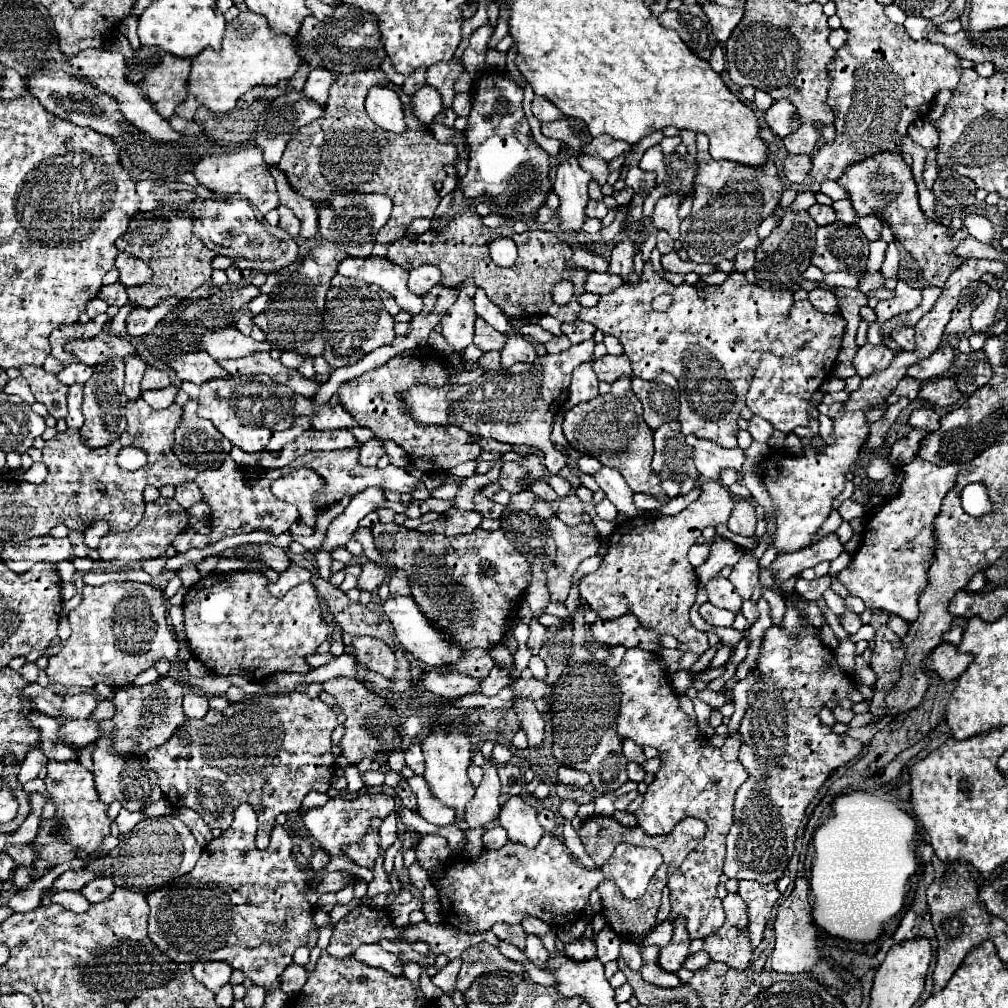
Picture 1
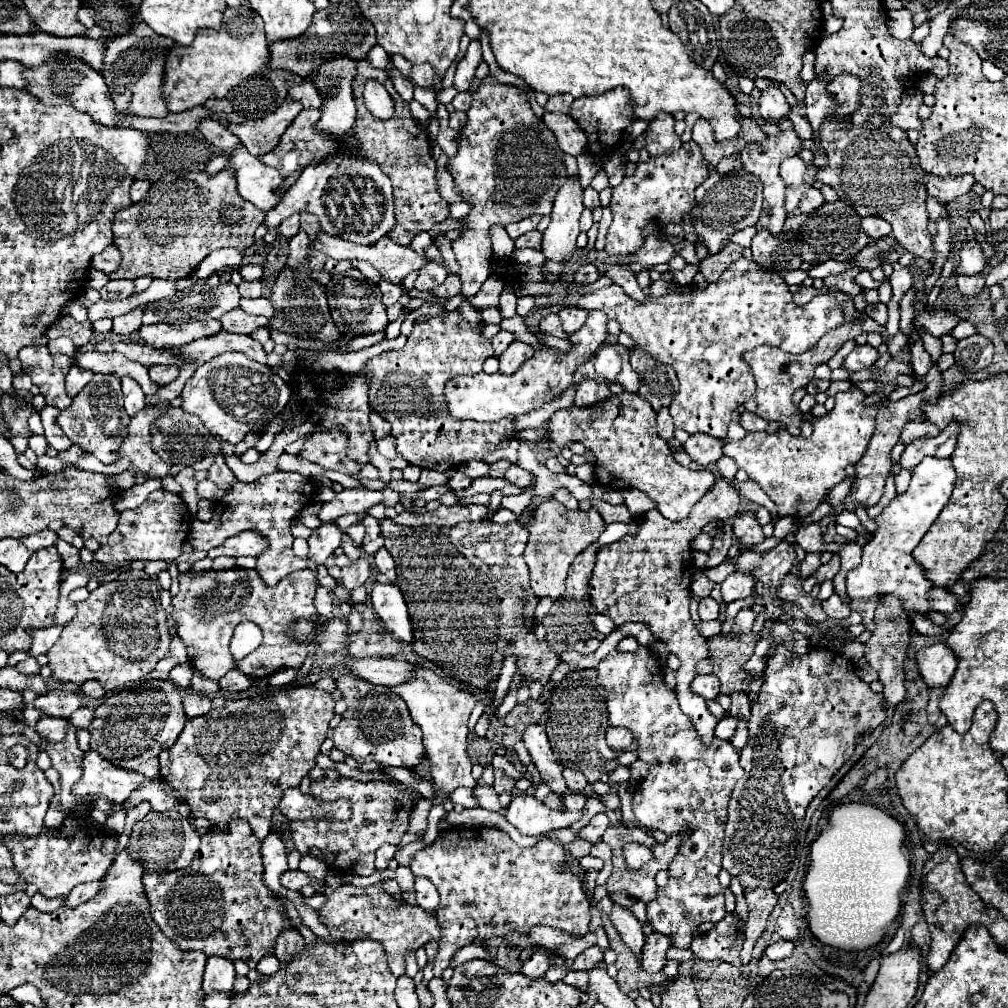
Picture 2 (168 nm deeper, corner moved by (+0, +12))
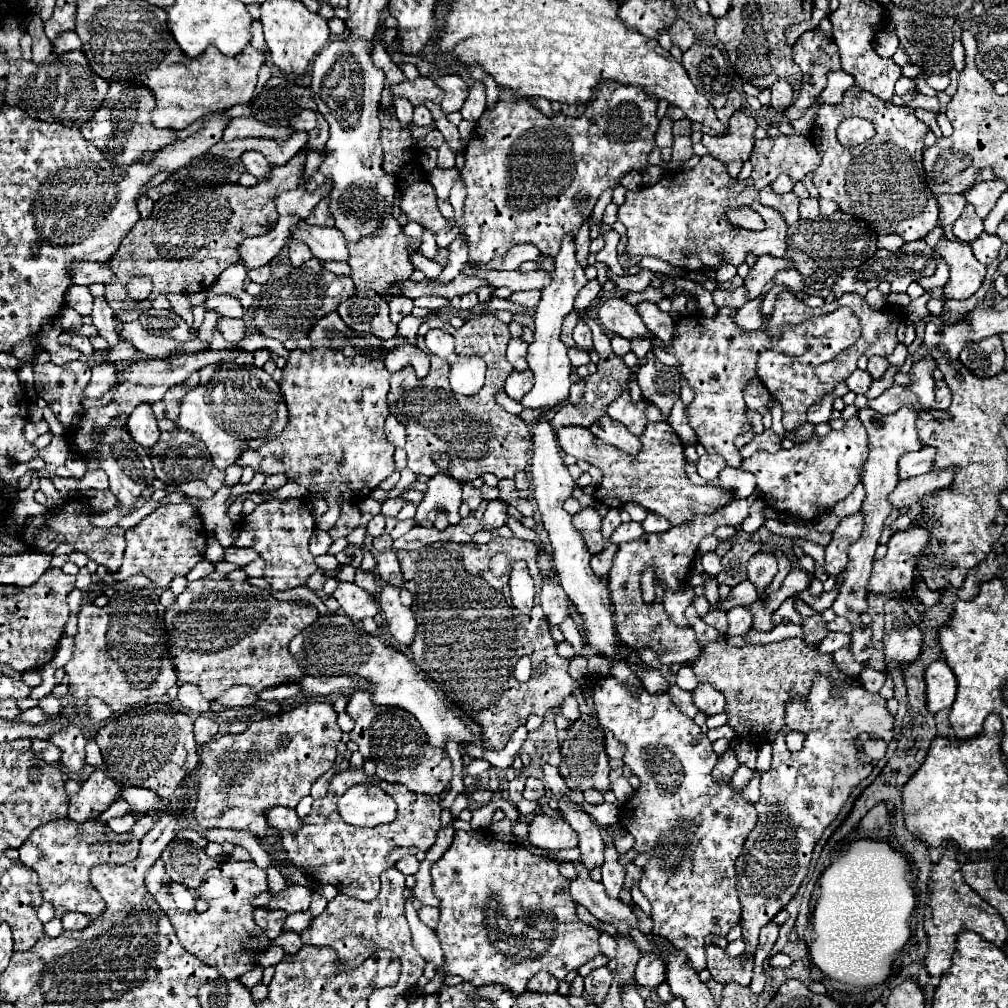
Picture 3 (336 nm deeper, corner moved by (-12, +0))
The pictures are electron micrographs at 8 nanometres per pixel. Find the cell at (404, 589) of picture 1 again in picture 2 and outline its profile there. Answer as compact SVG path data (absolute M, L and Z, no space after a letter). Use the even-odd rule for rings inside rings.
M385 547L379 549L379 551L375 553L373 563L375 563L375 567L377 567L381 573L385 573L385 575L389 577L391 583L397 581L397 577L395 577L395 563L393 563L393 557L391 557L391 553L389 553Z

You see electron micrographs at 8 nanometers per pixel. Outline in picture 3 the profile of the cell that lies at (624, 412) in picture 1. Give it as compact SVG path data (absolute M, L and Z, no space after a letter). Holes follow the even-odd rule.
M649 423L647 431L639 437L643 443L643 451L631 459L629 455L623 455L617 447L611 447L609 443L603 443L601 439L595 439L589 429L585 427L563 427L557 429L557 441L561 449L567 455L573 455L577 459L585 459L587 463L599 467L603 471L603 481L595 487L593 497L607 505L607 507L623 507L629 501L635 501L643 507L647 507L651 513L663 515L671 521L671 525L685 523L693 517L693 511L689 509L693 503L711 505L715 509L731 503L731 495L725 491L719 491L719 487L711 485L693 485L685 473L685 453L681 439L671 429L669 423Z

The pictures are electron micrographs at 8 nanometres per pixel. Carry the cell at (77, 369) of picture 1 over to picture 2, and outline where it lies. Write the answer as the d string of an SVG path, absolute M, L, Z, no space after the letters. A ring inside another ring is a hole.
M79 351L75 355L75 365L83 369L91 369L93 373L115 373L117 377L131 375L141 387L147 397L159 391L159 383L149 379L149 369L141 363L133 363L123 359L119 353L93 353L93 351Z

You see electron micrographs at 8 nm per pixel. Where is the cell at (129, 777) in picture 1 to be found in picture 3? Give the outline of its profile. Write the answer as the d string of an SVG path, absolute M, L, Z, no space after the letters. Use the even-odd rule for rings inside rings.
M95 769L91 777L81 785L81 791L69 799L69 819L75 823L85 823L99 817L115 801L119 785L105 777L101 769Z

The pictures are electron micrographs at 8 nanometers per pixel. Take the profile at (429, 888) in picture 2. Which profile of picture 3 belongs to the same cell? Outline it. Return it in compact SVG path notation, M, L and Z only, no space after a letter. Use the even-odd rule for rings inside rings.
M421 907L417 911L417 915L419 915L421 923L425 923L429 929L435 929L439 923L439 909L435 909L435 907Z

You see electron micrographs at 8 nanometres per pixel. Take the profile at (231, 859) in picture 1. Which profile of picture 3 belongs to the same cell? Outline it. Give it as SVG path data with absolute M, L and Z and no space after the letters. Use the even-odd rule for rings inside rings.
M157 859L145 873L145 887L171 919L181 945L203 963L215 967L221 975L243 975L245 971L255 969L251 959L271 947L271 941L255 925L251 907L251 899L267 891L265 871L251 861L225 861L211 869L211 877L207 877L199 889L191 891L171 879L163 883L163 869L163 859ZM201 897L209 903L205 913L195 911L195 901Z

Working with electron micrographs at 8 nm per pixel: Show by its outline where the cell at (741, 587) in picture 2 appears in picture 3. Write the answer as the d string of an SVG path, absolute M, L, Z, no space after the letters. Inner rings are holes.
M733 607L731 611L727 611L727 617L729 617L729 629L727 629L725 637L739 637L751 629L753 615L751 615L749 607Z

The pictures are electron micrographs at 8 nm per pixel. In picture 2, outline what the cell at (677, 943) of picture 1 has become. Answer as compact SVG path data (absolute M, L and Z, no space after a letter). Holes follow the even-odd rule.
M649 933L647 935L647 945L643 947L643 955L641 955L641 967L645 971L651 973L659 973L663 971L667 959L667 949L671 947L671 937L663 935L663 933Z

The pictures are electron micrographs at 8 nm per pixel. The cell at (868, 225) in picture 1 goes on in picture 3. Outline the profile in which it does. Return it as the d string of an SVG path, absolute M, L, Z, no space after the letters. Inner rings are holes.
M879 235L877 237L877 247L887 249L887 251L897 251L905 241L899 235Z

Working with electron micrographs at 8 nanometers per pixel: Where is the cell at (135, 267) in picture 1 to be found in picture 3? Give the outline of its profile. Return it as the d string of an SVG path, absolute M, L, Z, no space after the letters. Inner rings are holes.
M73 263L69 267L69 277L73 285L91 285L111 281L111 271L105 263Z

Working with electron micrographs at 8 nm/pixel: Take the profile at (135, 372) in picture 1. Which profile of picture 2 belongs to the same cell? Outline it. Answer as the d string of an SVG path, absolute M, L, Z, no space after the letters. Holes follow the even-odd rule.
M129 375L121 377L123 383L123 399L125 399L125 409L129 415L135 415L135 411L139 411L139 407L145 405L145 395L139 387L139 383L135 379L131 379Z

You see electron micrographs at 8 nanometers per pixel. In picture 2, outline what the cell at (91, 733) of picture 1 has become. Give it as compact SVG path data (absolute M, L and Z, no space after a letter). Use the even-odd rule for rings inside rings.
M41 717L37 723L37 731L49 741L61 741L65 739L65 731L69 725L71 723L65 717Z

